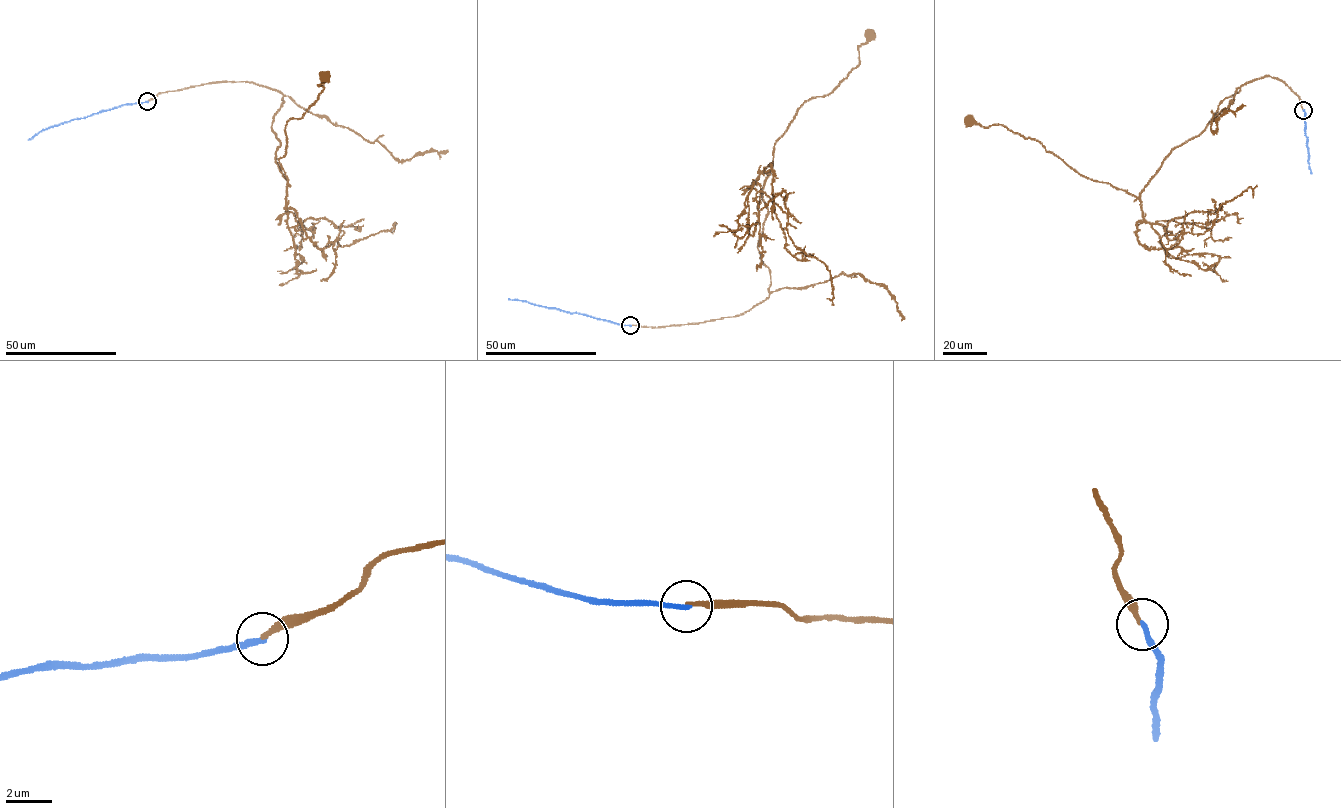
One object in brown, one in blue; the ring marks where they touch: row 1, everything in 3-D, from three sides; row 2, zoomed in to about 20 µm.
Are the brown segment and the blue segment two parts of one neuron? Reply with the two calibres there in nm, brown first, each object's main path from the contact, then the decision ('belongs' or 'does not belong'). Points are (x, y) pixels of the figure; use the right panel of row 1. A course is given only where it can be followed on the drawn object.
220/240 nm | brown via (1303, 110), (1275, 77), (1245, 83), (1172, 150), (1137, 198), (1082, 176), (1034, 139), (970, 119) | blue via (1303, 110), (1311, 174) | does not belong

